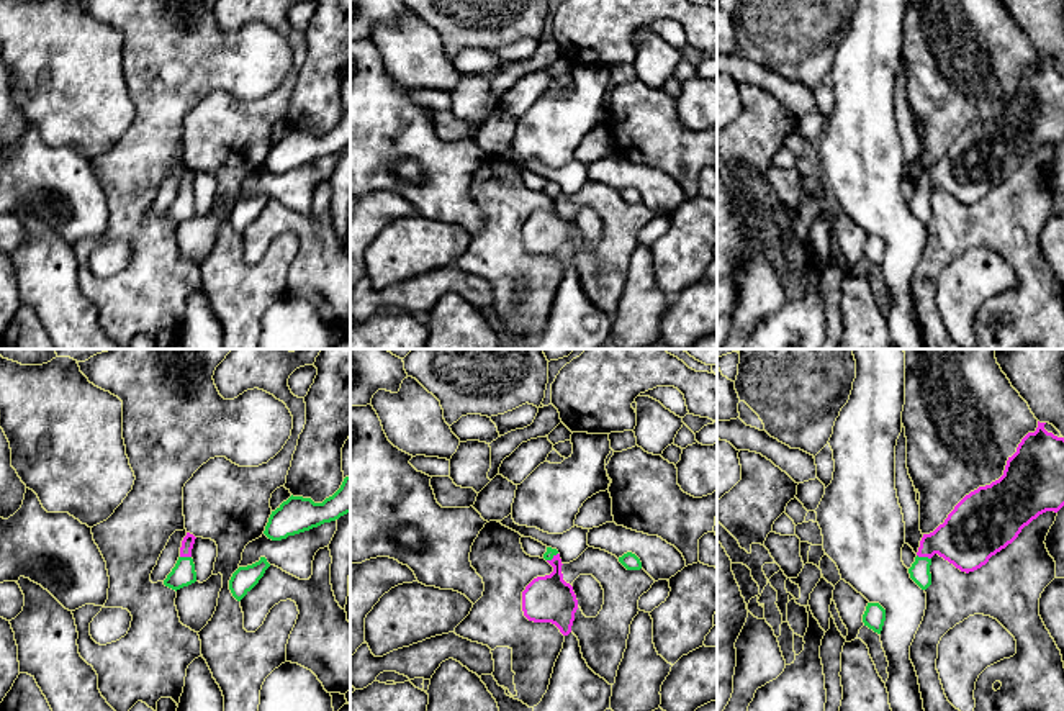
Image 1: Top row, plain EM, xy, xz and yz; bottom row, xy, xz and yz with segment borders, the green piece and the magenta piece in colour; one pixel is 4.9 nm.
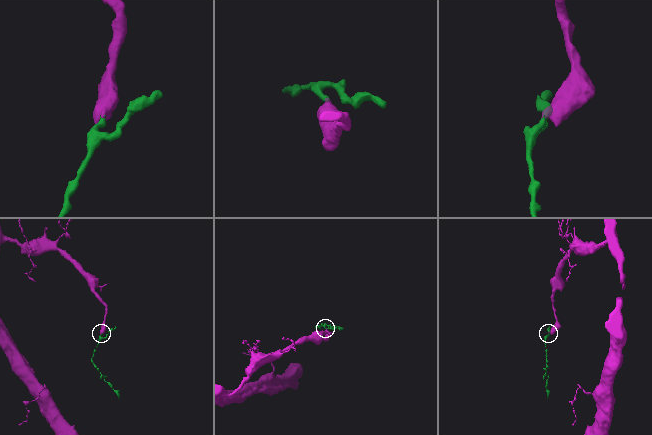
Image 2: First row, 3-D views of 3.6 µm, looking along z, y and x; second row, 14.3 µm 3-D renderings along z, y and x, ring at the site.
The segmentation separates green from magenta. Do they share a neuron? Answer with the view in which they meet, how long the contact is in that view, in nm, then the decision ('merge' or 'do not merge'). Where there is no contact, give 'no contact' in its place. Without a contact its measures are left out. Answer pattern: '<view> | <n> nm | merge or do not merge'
yz | 80 nm | merge

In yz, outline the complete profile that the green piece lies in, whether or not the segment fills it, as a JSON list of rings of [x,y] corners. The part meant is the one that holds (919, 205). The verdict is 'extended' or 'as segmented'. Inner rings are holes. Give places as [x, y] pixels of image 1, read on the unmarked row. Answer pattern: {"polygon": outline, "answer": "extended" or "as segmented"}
{"polygon": [[[1038,54],[1036,64],[1021,72],[999,113],[966,128],[943,157],[923,167],[915,195],[908,202],[910,211],[922,223],[931,218],[930,198],[935,187],[961,205],[974,205],[1012,177],[1021,162],[1039,147],[1057,146],[1064,139],[1064,70],[1048,66],[1044,57]]], "answer": "extended"}

